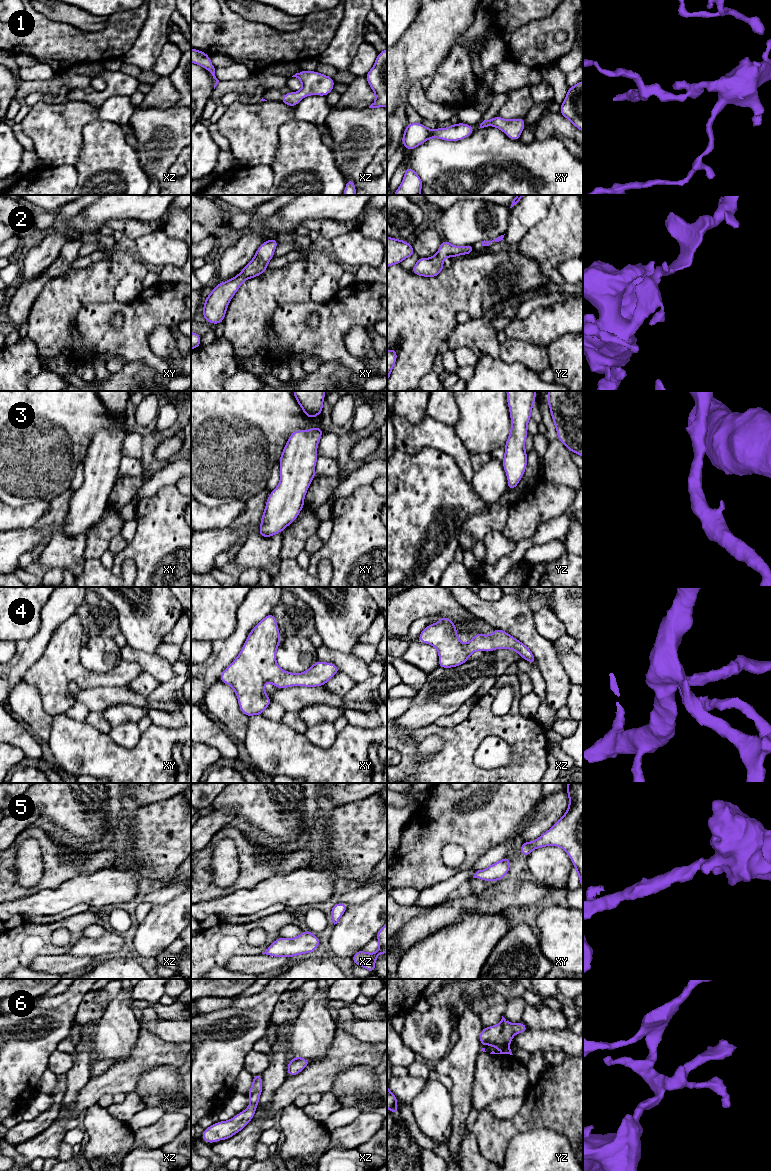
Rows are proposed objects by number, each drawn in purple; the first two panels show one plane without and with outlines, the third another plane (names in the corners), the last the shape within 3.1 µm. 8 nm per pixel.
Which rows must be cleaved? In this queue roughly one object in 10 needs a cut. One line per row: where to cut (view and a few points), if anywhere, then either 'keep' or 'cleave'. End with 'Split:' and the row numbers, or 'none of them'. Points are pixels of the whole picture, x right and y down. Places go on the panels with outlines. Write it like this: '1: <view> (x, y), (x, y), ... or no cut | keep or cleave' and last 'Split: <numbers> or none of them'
1: no cut | keep
2: no cut | keep
3: no cut | keep
4: no cut | keep
5: no cut | keep
6: no cut | keep
Split: none of them

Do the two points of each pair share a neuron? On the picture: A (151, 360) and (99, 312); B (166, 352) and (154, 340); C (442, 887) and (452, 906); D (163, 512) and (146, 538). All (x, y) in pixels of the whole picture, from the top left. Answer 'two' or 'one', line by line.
A: one
B: one
C: two
D: one

